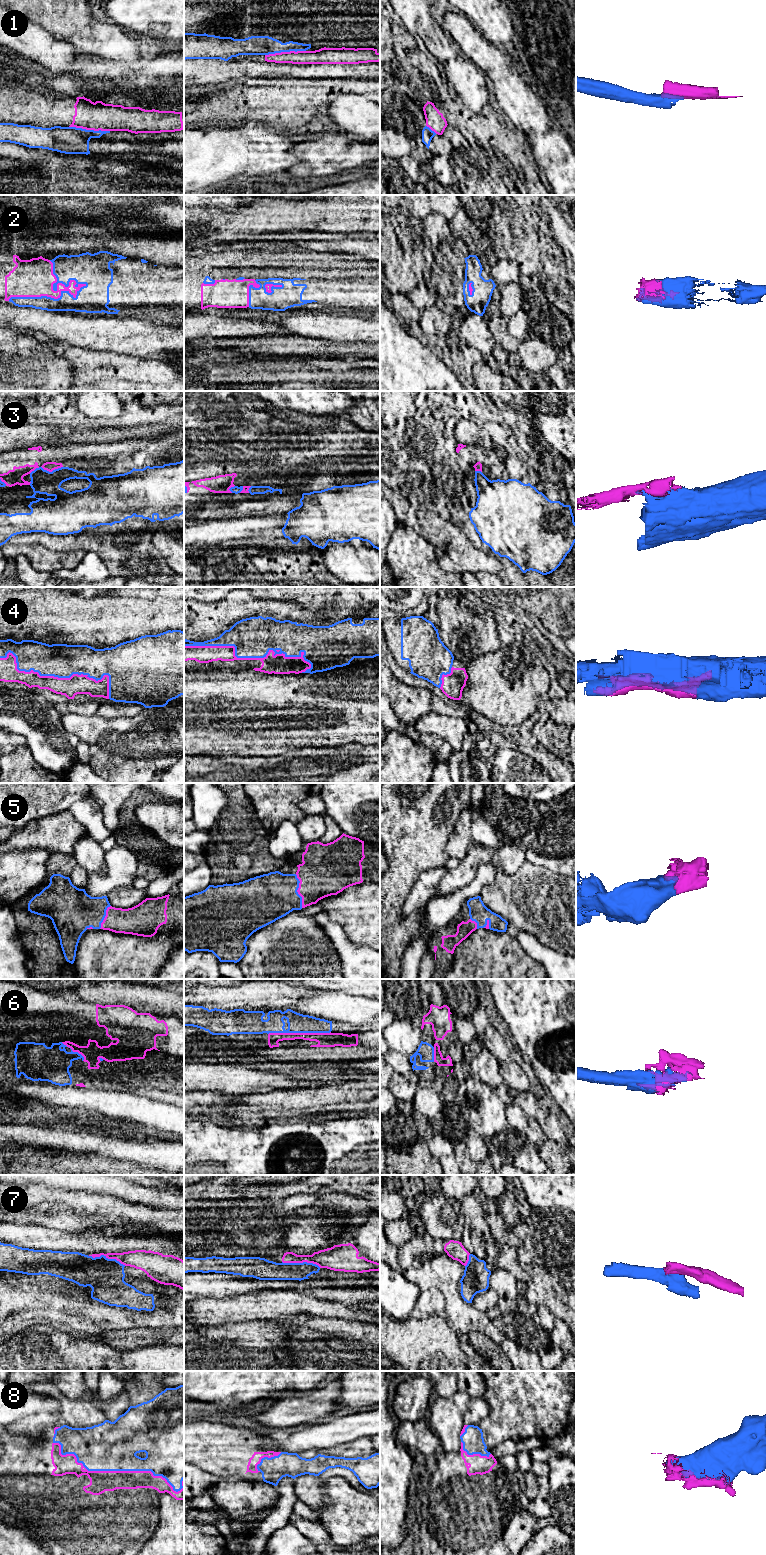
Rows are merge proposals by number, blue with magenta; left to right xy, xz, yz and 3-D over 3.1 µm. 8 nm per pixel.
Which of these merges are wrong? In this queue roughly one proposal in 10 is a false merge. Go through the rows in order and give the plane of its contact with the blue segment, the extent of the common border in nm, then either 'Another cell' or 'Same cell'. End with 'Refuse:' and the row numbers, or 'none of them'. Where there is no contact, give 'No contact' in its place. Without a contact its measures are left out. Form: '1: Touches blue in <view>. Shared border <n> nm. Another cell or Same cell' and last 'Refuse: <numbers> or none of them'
1: Touches blue in xy. Shared border 340 nm. Another cell
2: Touches blue in xy. Shared border 650 nm. Same cell
3: Touches blue in xy. Shared border 180 nm. Another cell
4: Touches blue in xz. Shared border 1050 nm. Same cell
5: Touches blue in xz. Shared border 280 nm. Same cell
6: Touches blue in xz. Shared border 500 nm. Another cell
7: Touches blue in xz. Shared border 320 nm. Another cell
8: Touches blue in xy. Shared border 1100 nm. Same cell
Refuse: 1, 3, 6, 7

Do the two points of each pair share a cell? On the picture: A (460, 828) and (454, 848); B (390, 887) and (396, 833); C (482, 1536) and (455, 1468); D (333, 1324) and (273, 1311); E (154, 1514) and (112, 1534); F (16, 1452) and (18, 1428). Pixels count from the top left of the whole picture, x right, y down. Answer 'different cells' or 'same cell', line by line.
A: same cell
B: same cell
C: same cell
D: different cells
E: same cell
F: different cells

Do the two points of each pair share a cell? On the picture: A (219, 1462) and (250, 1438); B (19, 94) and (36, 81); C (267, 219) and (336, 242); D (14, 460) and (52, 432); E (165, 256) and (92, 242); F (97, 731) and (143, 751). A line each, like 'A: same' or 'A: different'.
A: same
B: different
C: different
D: different
E: same
F: same

